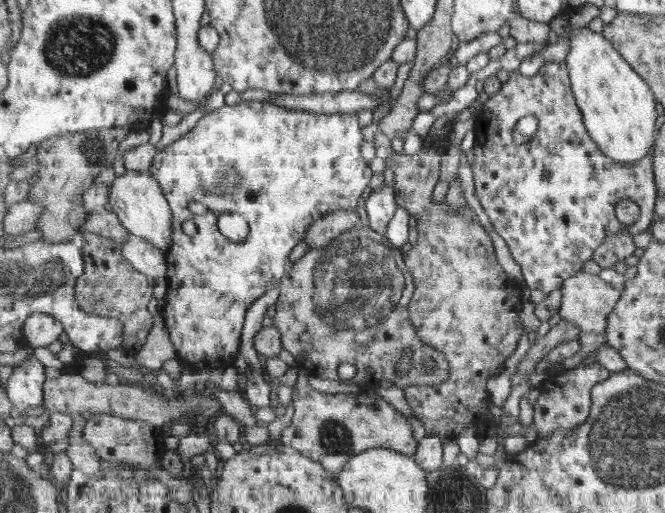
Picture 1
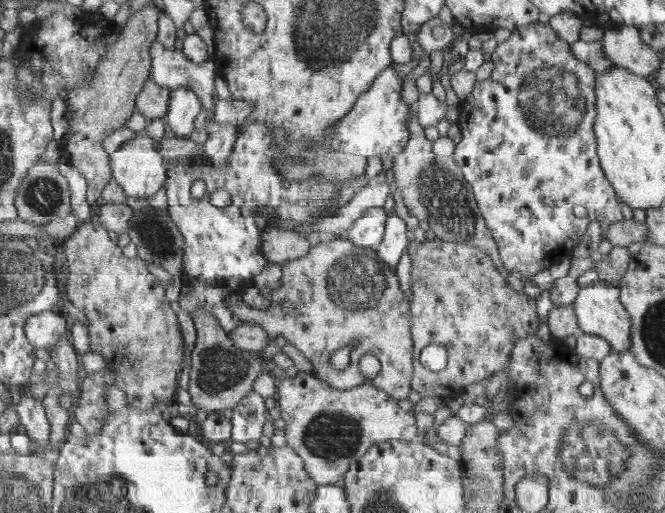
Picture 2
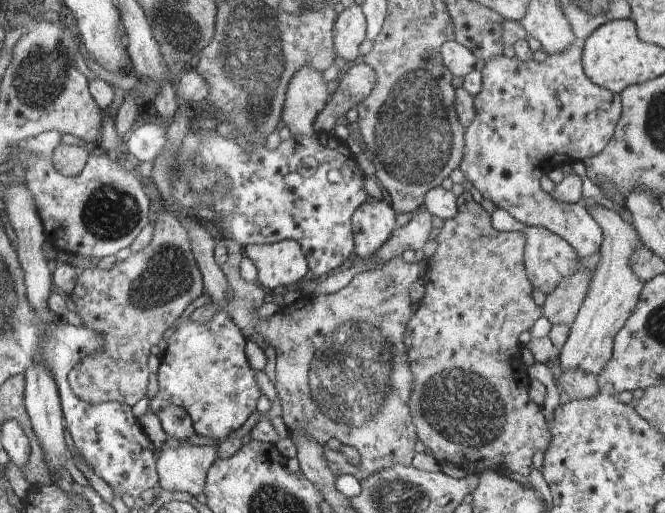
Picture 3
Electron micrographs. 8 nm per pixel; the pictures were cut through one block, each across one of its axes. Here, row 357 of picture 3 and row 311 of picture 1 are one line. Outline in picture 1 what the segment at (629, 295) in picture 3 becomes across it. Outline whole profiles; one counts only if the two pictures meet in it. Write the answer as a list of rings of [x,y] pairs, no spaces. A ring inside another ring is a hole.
[[[582,270],[575,276],[571,276],[563,283],[560,289],[562,294],[559,314],[562,319],[575,322],[582,334],[601,334],[607,332],[609,314],[613,312],[615,304],[621,298],[621,290],[613,288],[611,284],[599,278],[598,275],[585,273]]]

